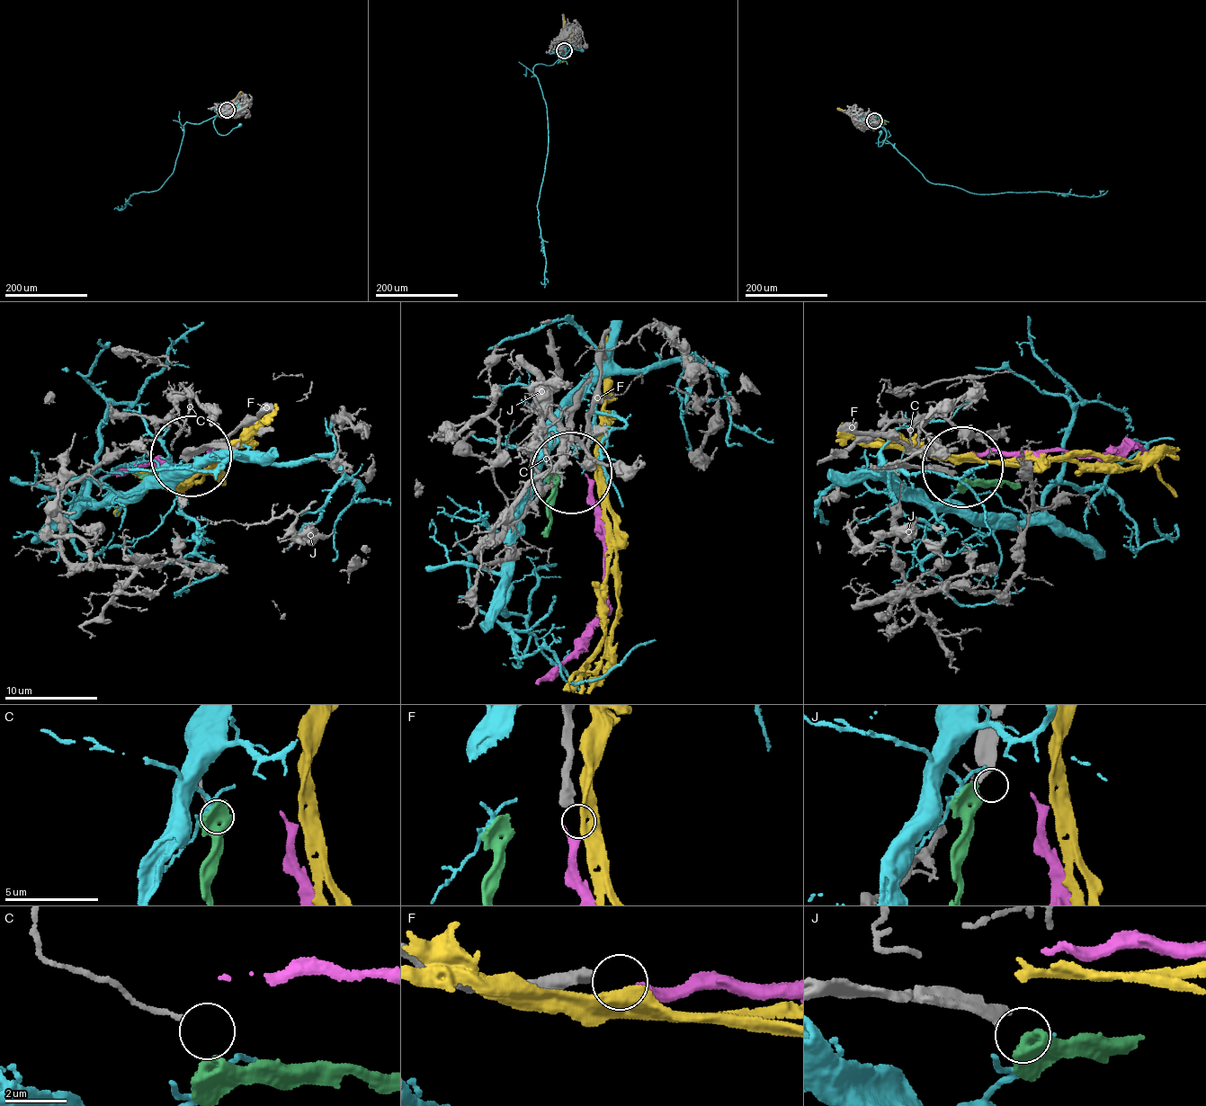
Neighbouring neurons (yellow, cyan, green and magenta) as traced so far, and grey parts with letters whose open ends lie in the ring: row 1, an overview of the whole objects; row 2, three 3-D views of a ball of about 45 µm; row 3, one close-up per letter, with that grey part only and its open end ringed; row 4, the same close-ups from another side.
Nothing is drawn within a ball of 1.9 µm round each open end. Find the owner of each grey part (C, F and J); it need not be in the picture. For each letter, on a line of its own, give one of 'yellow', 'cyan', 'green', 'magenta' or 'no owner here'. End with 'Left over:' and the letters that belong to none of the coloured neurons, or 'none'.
C: no owner here
F: magenta
J: green
Left over: C

